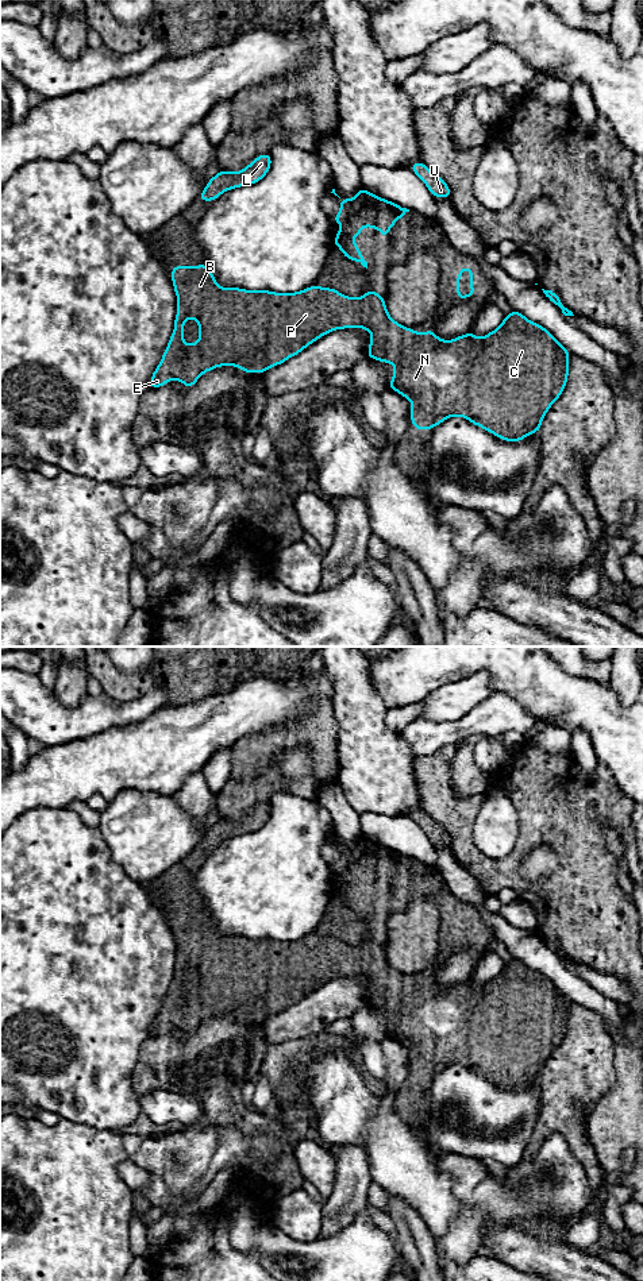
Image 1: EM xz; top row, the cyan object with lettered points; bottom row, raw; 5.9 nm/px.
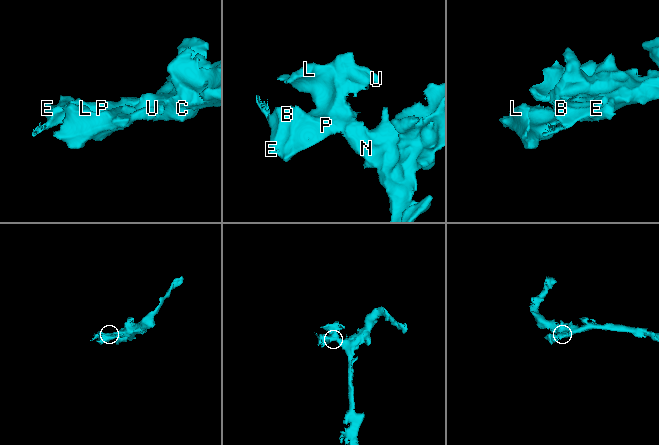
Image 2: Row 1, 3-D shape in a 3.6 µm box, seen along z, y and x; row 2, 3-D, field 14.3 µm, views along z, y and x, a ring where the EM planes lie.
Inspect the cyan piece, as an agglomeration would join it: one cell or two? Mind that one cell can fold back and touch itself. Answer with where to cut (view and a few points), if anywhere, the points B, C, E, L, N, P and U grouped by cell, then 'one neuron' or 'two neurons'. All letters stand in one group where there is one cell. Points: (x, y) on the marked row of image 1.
no cut | B C E L N P U | one neuron

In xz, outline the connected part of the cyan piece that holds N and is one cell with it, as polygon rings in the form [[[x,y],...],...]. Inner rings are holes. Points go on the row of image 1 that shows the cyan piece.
[[[205,263],[173,266],[172,283],[177,296],[174,331],[150,378],[151,389],[158,389],[170,379],[181,381],[186,389],[190,389],[204,373],[227,364],[239,367],[245,373],[266,373],[270,367],[300,354],[322,336],[335,329],[357,327],[371,335],[367,358],[394,364],[393,378],[388,387],[400,393],[405,400],[411,400],[411,424],[420,431],[432,429],[444,420],[459,416],[505,441],[517,443],[540,431],[546,413],[561,397],[567,383],[570,351],[550,331],[517,310],[504,316],[501,325],[484,337],[477,337],[471,331],[453,340],[443,340],[432,329],[420,333],[394,321],[388,313],[385,297],[371,289],[362,297],[353,298],[340,294],[336,289],[319,288],[317,282],[296,293],[222,288]],[[189,319],[196,319],[199,324],[200,336],[195,344],[184,343],[184,324]]]

